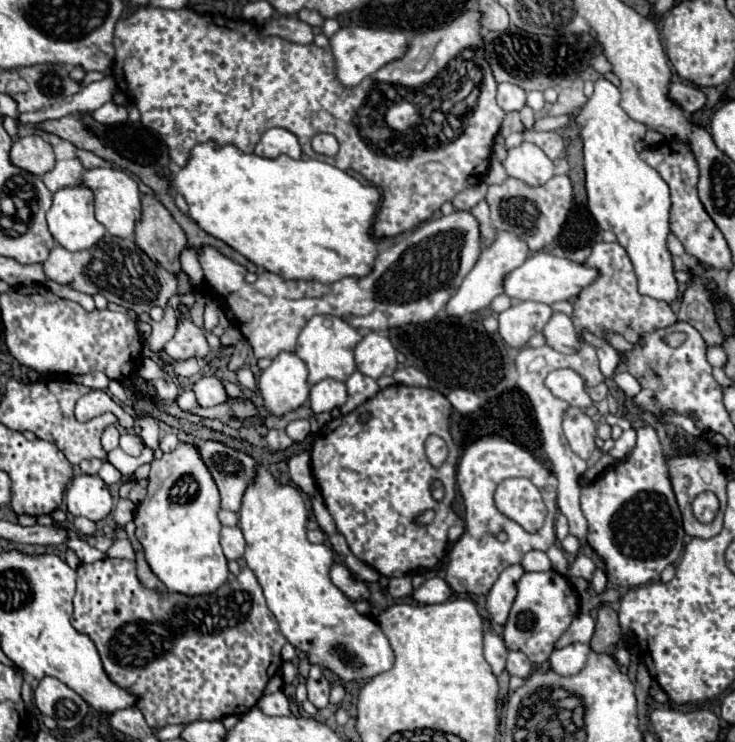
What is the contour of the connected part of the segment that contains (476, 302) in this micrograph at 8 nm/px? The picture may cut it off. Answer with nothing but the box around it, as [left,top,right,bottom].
[446,232,528,318]

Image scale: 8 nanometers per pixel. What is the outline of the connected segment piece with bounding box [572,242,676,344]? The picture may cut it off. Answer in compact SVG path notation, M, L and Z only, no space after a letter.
M598 242L592 248L590 258L584 262L590 268L600 272L598 280L582 290L582 294L572 302L574 306L574 326L580 334L582 328L588 328L592 334L602 336L602 330L614 330L622 334L628 342L636 344L638 336L644 332L654 332L656 328L666 328L676 322L676 314L668 306L668 302L658 302L650 296L642 296L638 292L638 280L634 266L626 254L626 250L618 242Z

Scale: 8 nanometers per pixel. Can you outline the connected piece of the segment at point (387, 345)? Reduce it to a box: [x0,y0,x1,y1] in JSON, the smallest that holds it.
[354,332,398,380]

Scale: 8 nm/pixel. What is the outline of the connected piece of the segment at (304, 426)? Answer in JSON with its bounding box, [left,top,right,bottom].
[286,420,310,442]

